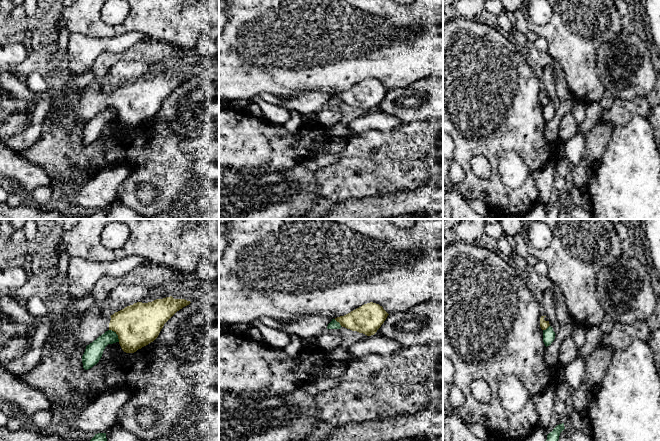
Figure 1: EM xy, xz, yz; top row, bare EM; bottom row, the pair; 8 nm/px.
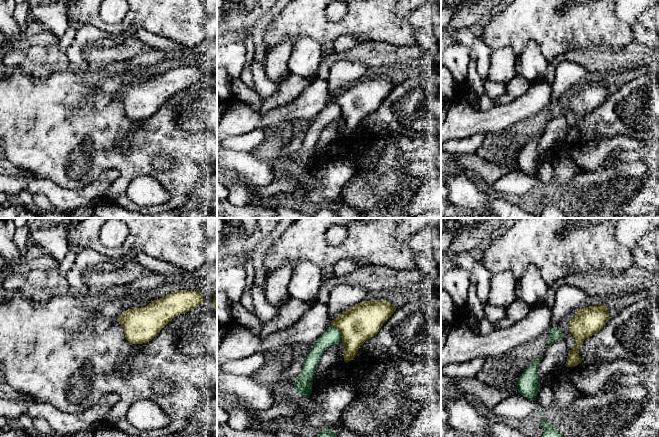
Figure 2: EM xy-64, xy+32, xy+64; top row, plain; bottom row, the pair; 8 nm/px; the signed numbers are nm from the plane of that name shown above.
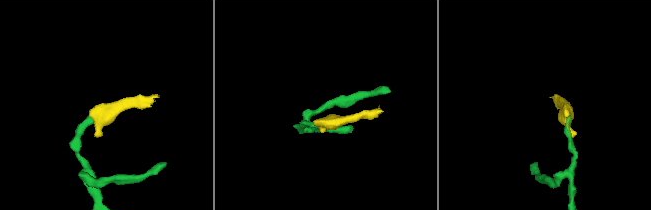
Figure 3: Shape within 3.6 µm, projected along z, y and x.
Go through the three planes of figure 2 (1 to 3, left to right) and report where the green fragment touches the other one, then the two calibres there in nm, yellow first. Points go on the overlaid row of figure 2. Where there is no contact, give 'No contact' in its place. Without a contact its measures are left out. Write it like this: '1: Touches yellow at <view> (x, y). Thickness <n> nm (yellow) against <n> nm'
1: No contact
2: Touches yellow at xy+32 (340, 332). Thickness 300 nm (yellow) against 140 nm
3: No contact

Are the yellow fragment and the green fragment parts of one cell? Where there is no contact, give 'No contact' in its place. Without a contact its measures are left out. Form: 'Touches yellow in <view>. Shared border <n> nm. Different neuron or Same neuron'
Touches yellow in xy. Shared border 130 nm. Different neuron

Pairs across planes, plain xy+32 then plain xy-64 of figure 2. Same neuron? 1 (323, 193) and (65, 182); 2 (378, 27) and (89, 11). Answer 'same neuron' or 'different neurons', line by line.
1: different neurons
2: same neuron

